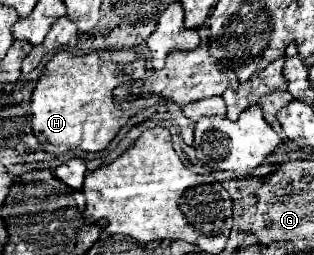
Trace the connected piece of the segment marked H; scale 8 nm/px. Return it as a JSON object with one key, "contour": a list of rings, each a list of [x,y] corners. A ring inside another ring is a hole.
{"contour":[[[57,52],[45,66],[43,76],[39,78],[33,96],[31,96],[31,128],[39,138],[39,144],[45,152],[61,156],[69,150],[85,150],[85,152],[101,152],[111,140],[119,134],[119,130],[133,118],[137,112],[155,106],[159,96],[139,96],[139,100],[127,100],[127,104],[115,104],[113,90],[121,84],[129,84],[145,76],[145,62],[135,58],[135,62],[127,66],[113,64],[109,60],[89,56],[73,56],[69,52]],[[127,70],[125,76],[119,72]]]}

